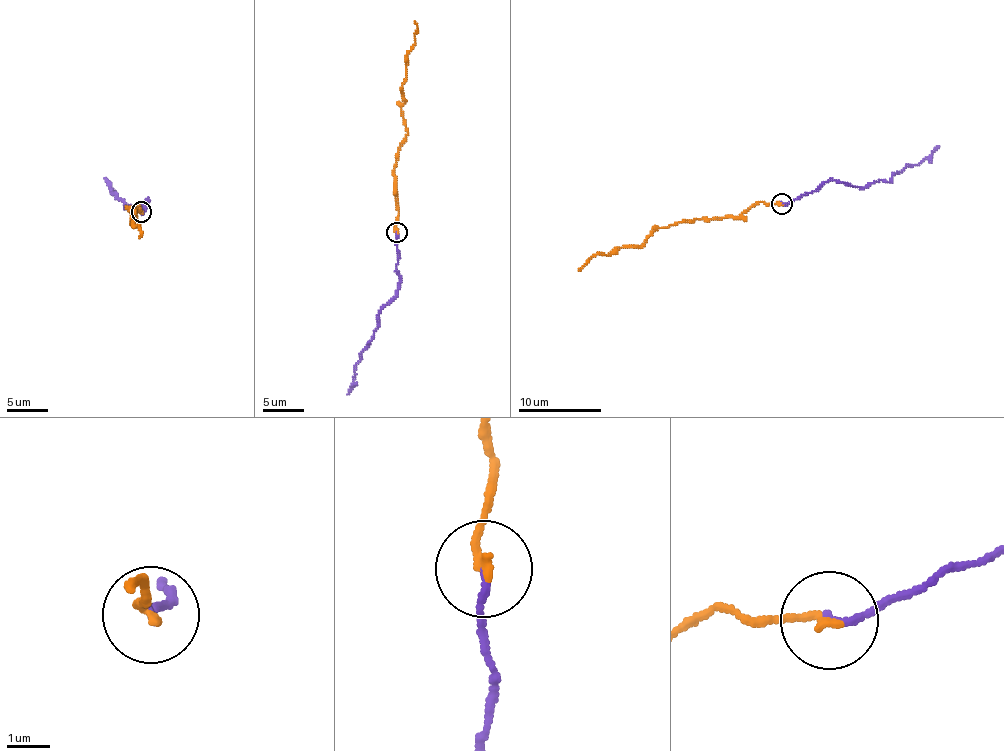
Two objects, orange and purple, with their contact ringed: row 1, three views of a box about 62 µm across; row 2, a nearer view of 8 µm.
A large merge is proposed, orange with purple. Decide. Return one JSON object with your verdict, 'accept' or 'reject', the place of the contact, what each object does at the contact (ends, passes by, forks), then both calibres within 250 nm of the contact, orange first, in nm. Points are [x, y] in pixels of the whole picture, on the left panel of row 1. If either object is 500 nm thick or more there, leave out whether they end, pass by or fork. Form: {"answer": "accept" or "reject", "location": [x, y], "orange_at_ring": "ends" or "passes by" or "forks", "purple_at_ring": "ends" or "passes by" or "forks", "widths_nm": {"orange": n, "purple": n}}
{"answer": "accept", "location": [141, 212], "orange_at_ring": "ends", "purple_at_ring": "ends", "widths_nm": {"orange": 200, "purple": 140}}

